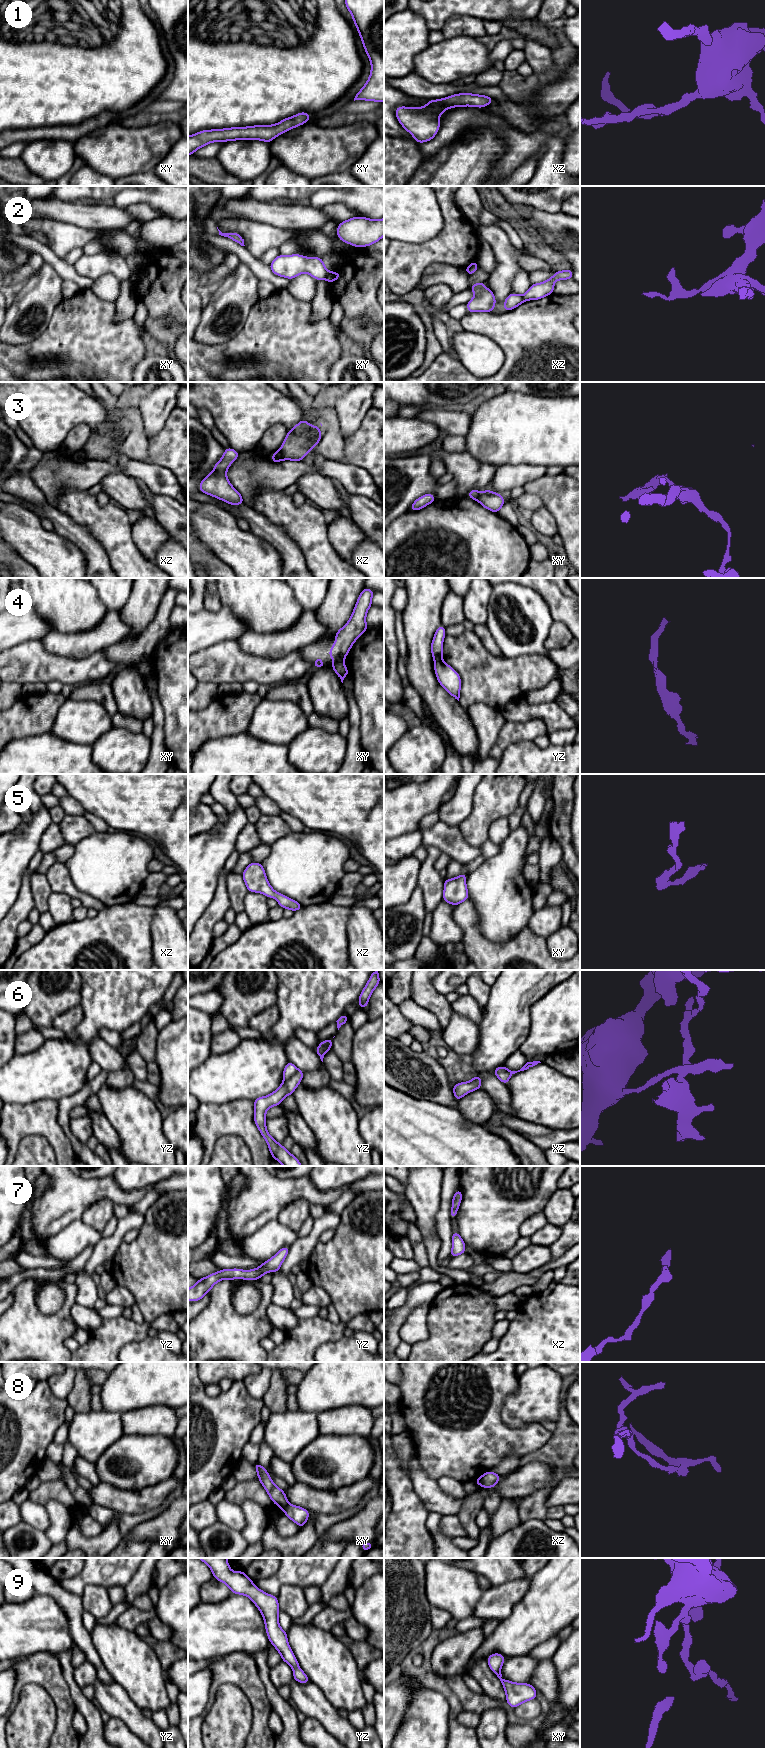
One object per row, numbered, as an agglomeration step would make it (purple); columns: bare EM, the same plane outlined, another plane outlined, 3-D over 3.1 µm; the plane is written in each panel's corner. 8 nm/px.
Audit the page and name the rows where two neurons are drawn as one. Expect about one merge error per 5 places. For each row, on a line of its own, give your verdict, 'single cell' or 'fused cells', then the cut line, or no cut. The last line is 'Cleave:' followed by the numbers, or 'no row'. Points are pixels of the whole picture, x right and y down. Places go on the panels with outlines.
1: single cell; cut none
2: fused cells; cut xy (329, 272), (325, 278)
3: fused cells; cut xz (279, 450), (284, 459)
4: fused cells; cut xy (343, 659), (338, 659), (334, 662)
5: single cell; cut none
6: fused cells; cut yz (298, 1069), (284, 1081)
7: single cell; cut none
8: fused cells; cut xy (289, 1504), (282, 1509)
9: single cell; cut none
Cleave: 2, 3, 4, 6, 8

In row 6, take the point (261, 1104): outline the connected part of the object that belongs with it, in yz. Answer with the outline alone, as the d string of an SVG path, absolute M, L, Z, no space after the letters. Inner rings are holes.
M297 1072L283 1083L270 1095L256 1098L254 1102L254 1122L263 1138L266 1140L273 1159L282 1163L283 1166L302 1166L300 1161L293 1156L287 1149L279 1144L267 1131L265 1116L266 1111L277 1105L281 1105L287 1095L292 1095L296 1087L300 1084L304 1072Z

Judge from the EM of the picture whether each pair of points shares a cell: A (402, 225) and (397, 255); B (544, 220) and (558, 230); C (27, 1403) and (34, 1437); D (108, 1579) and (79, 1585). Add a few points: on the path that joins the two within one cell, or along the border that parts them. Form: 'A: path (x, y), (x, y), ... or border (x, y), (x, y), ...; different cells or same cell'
A: border (394, 240), (422, 243); different cells
B: path (547, 222), (555, 227); same cell
C: path (29, 1411), (29, 1429); same cell
D: path (101, 1579), (86, 1579); same cell

